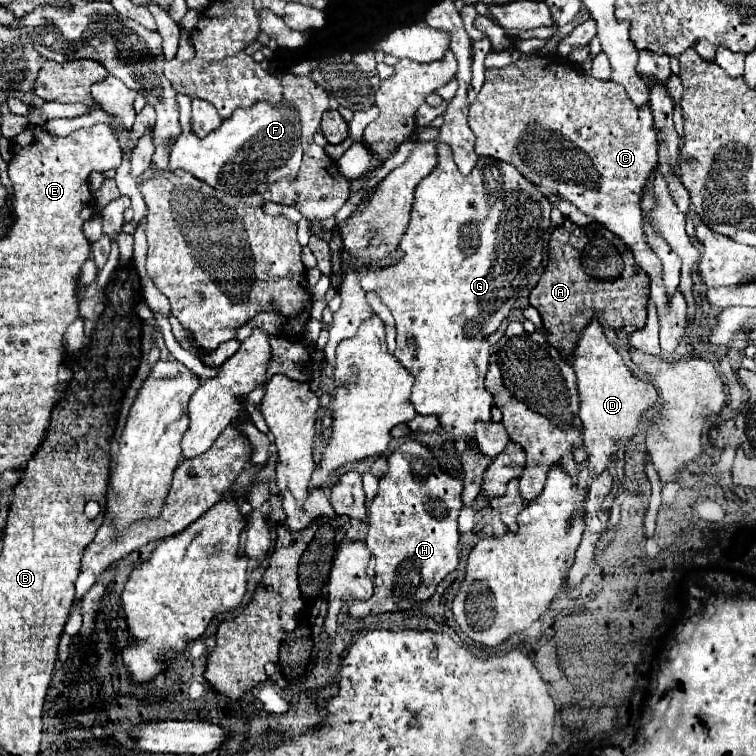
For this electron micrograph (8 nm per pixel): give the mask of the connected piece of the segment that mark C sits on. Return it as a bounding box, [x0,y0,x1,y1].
[468,52,686,352]

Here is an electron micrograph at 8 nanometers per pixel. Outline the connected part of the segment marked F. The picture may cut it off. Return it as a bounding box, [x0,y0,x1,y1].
[170,93,302,196]

